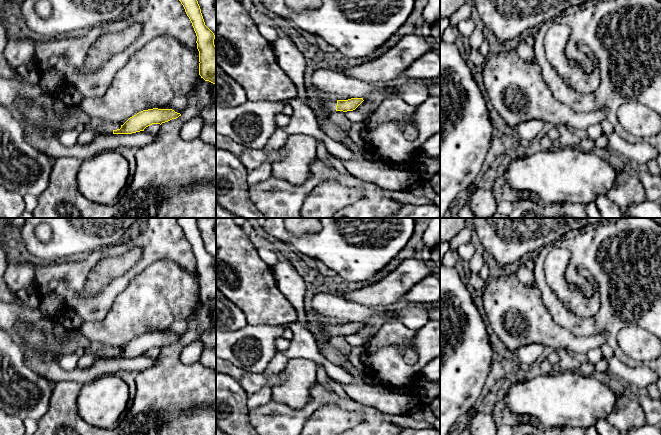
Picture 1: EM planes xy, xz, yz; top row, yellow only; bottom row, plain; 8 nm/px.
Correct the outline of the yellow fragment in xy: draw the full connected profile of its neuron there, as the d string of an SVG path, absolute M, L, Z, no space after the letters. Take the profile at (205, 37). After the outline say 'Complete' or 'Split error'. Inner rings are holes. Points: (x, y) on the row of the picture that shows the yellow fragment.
M179 0L189 17L197 36L199 51L199 75L205 81L216 84L216 46L215 35L205 25L197 0Z. Complete

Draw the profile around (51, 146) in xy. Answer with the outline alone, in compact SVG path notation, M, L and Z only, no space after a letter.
M22 124L22 131L25 140L34 148L54 159L61 157L75 157L86 160L102 151L114 151L119 147L134 147L139 149L156 139L155 134L147 131L140 131L132 134L99 134L89 144L64 146L59 135L47 137L43 131L30 132Z

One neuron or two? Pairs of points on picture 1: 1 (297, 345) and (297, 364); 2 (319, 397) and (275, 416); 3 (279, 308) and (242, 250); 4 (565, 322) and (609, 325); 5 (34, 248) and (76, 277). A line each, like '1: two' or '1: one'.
1: two
2: one
3: one
4: one
5: two

